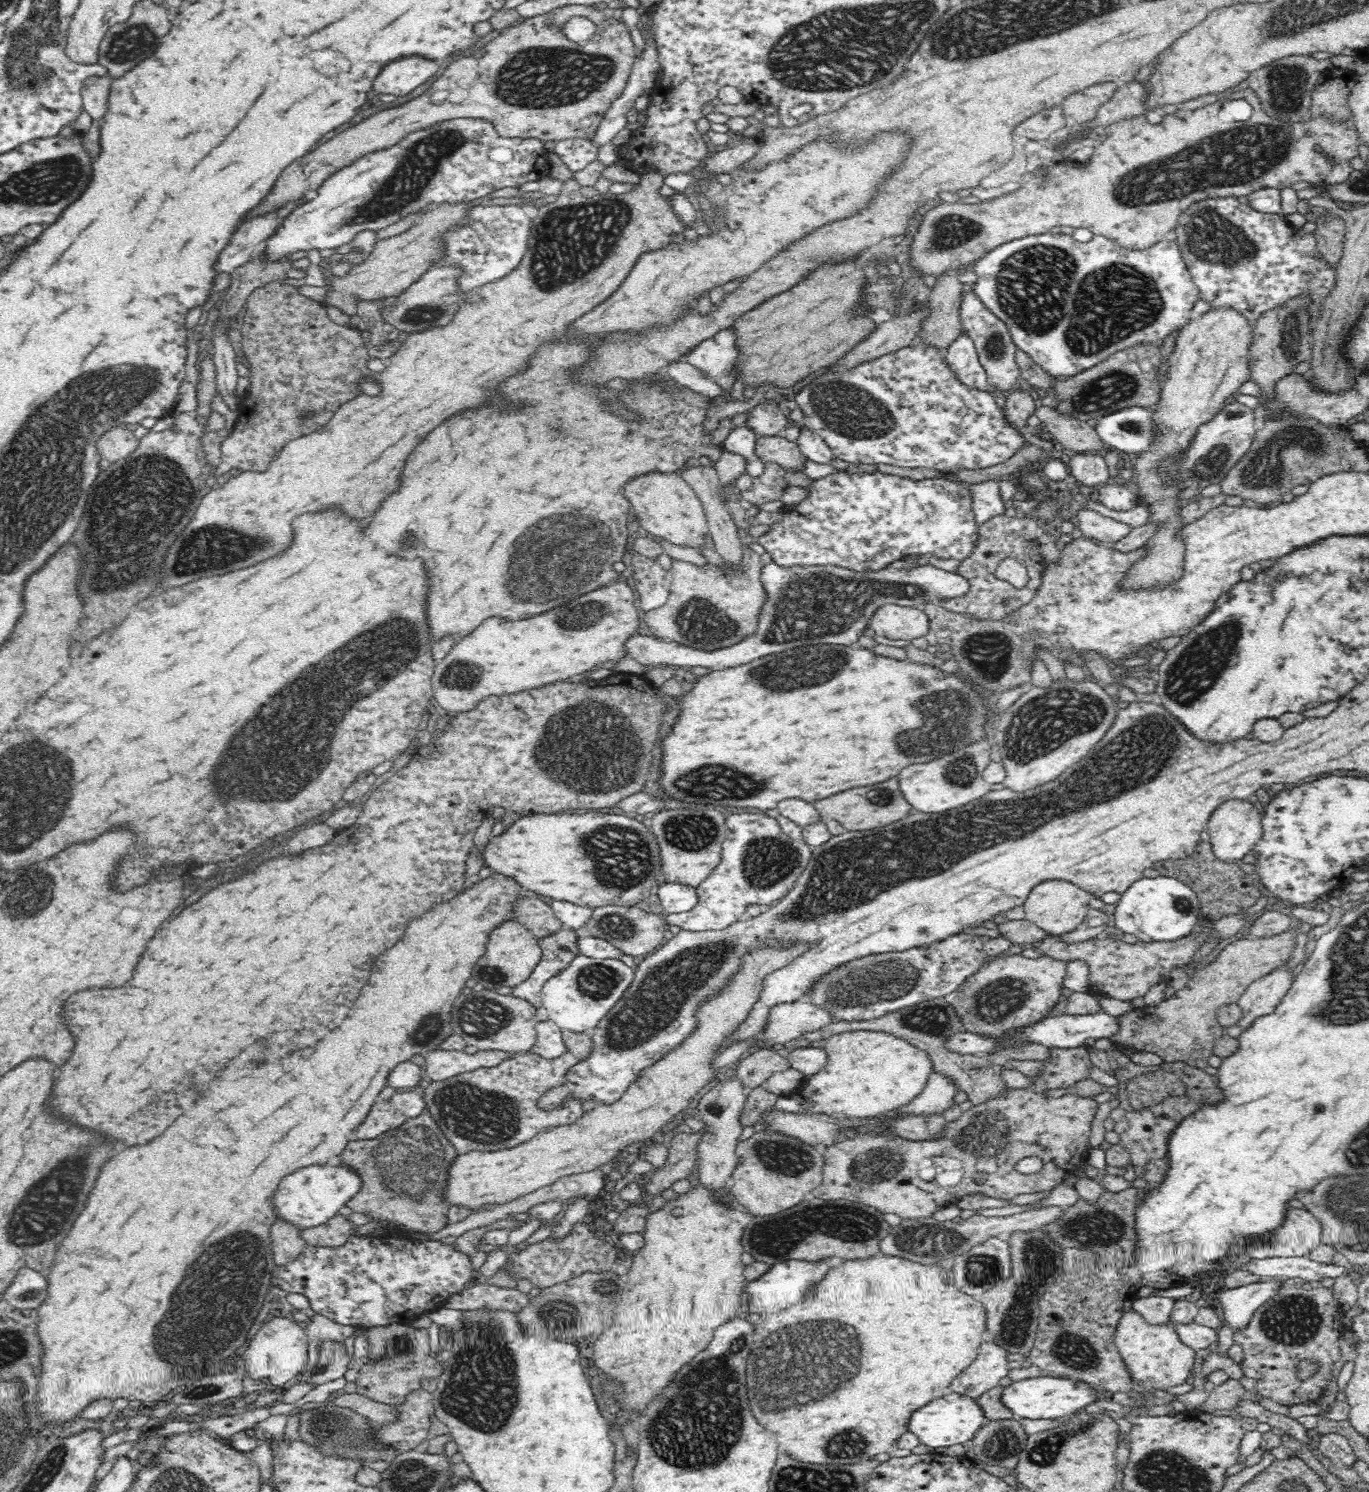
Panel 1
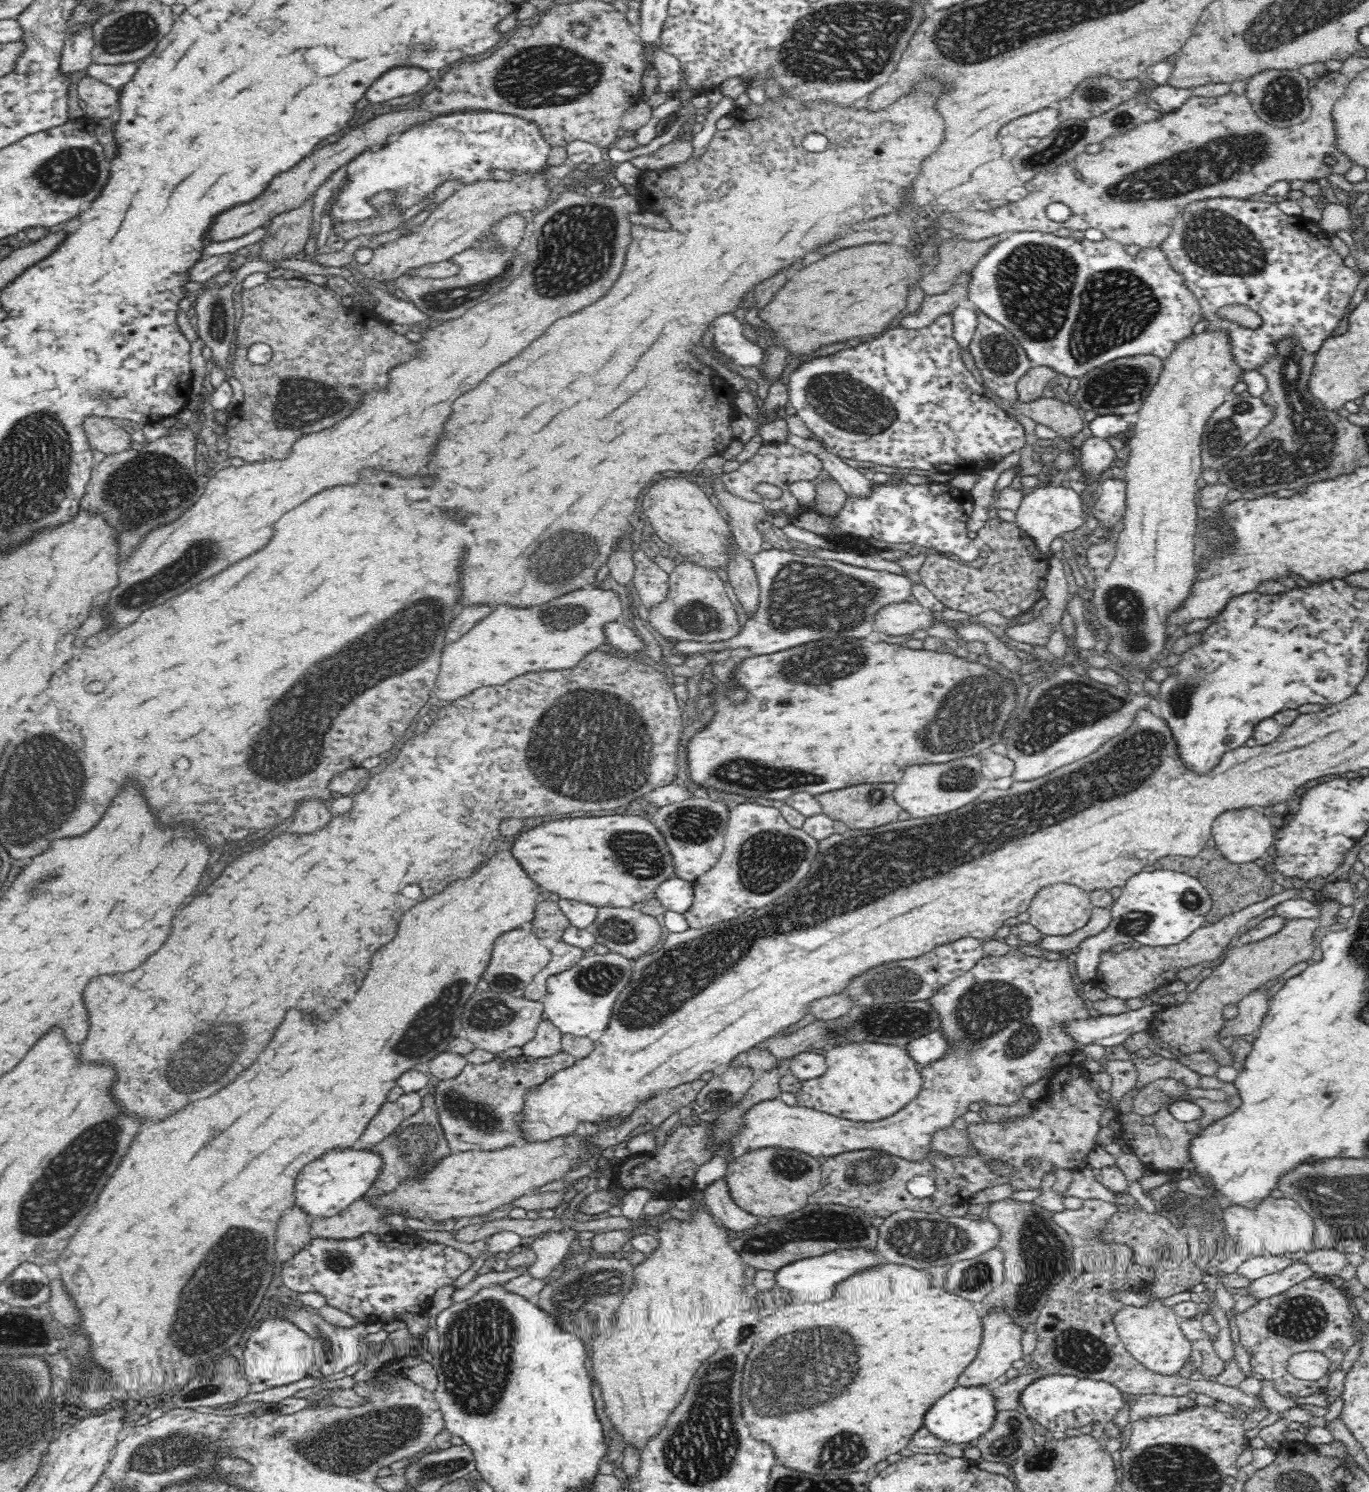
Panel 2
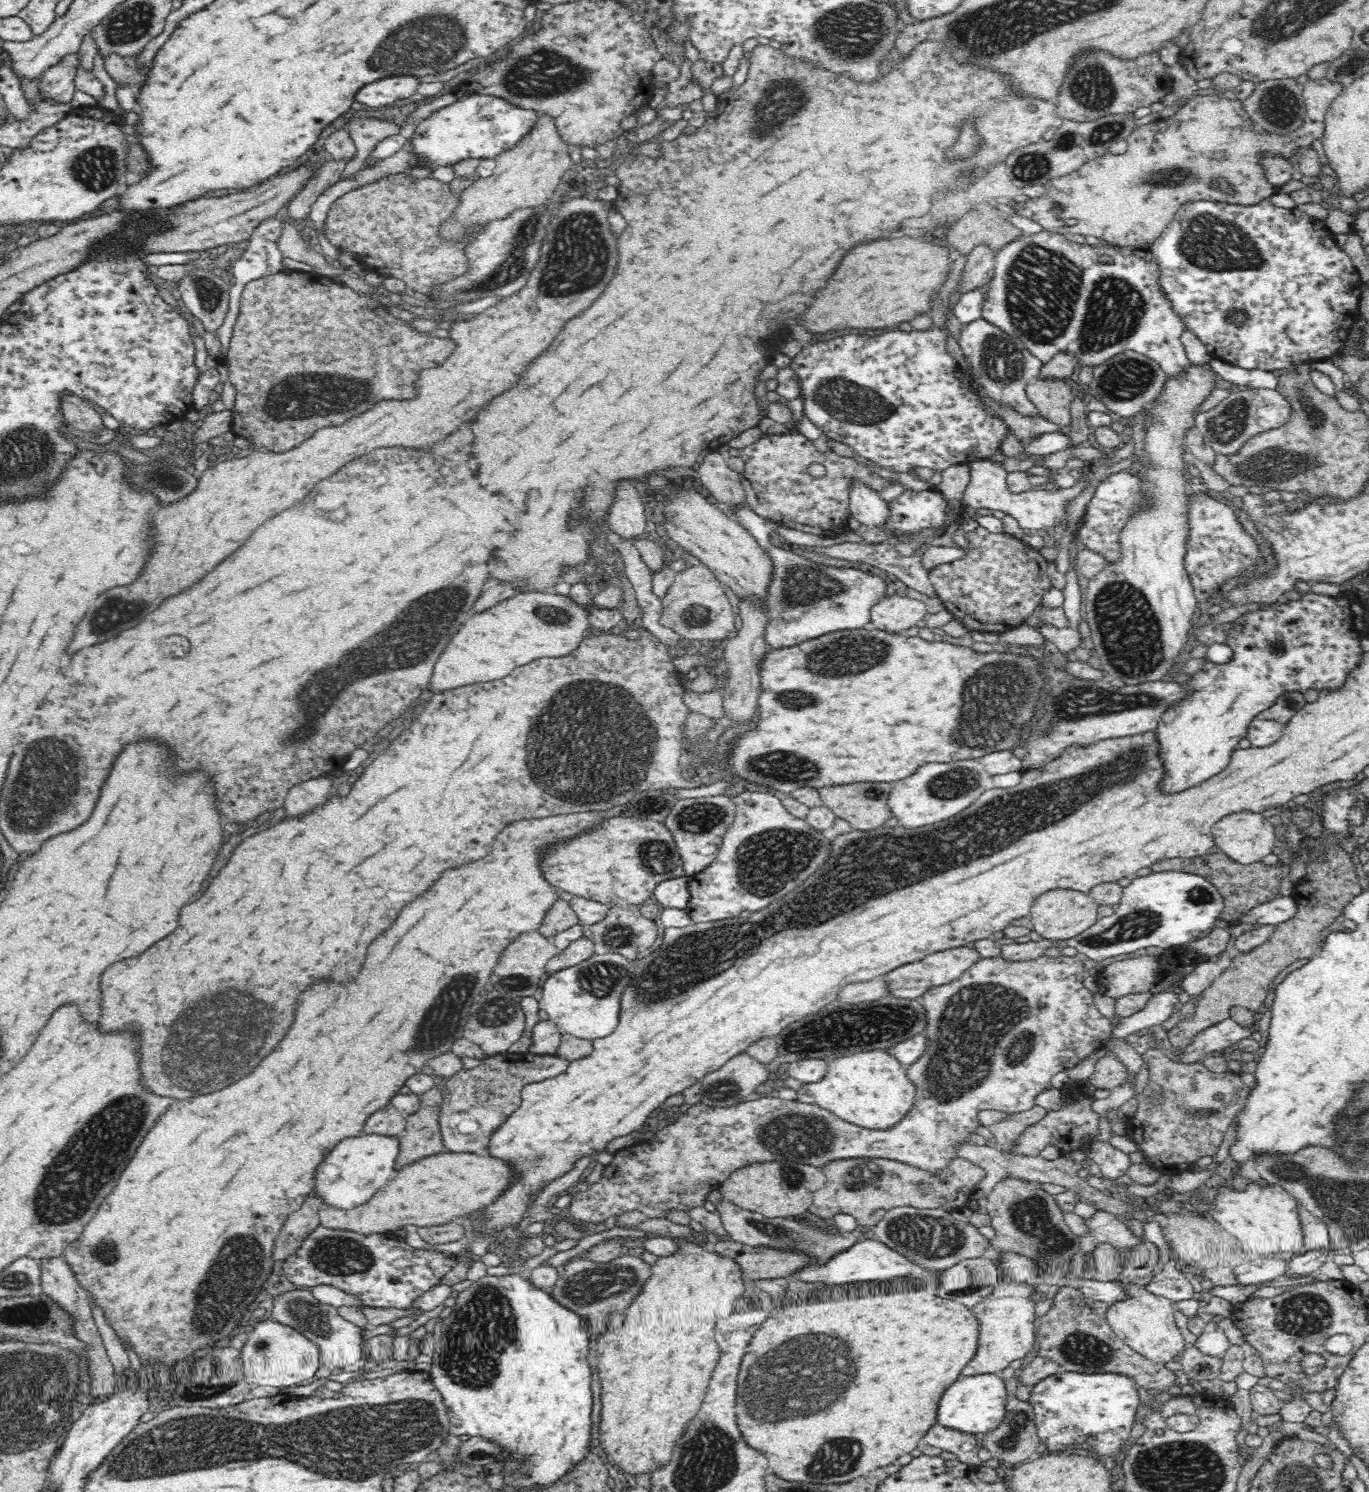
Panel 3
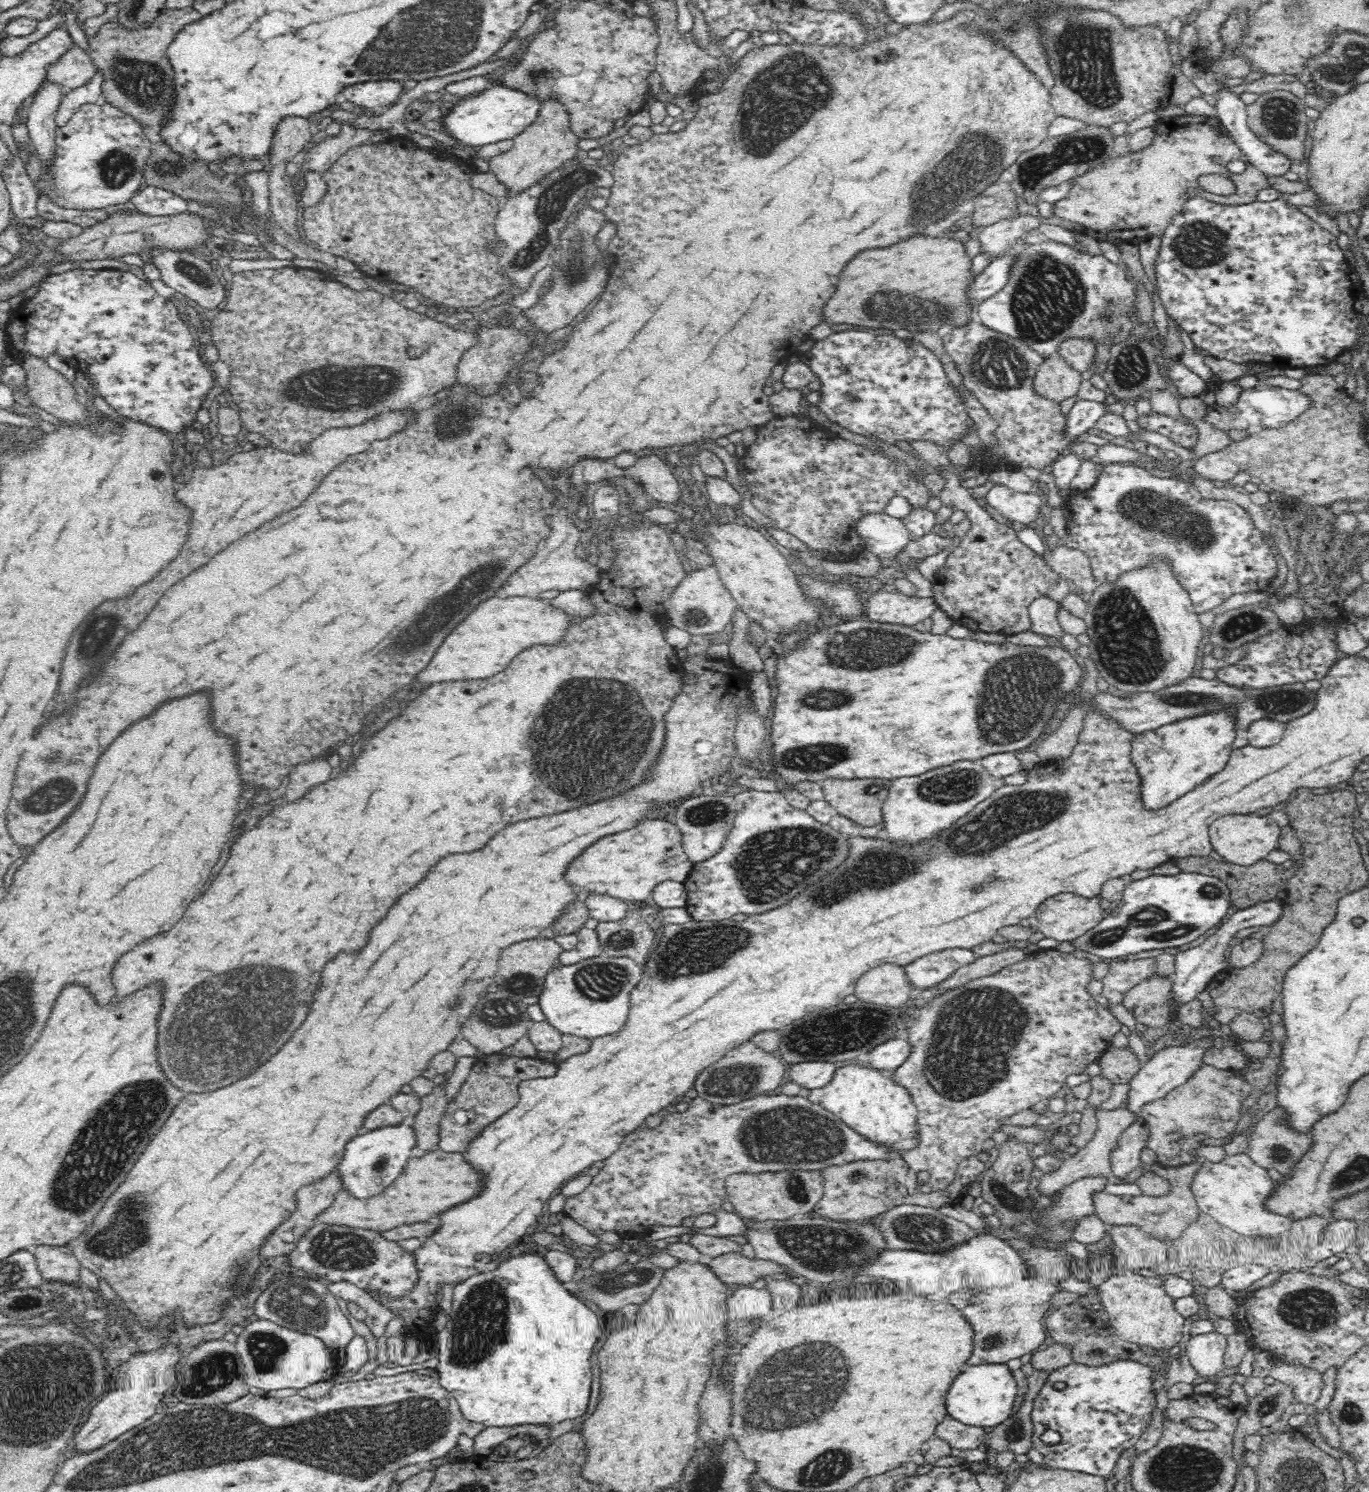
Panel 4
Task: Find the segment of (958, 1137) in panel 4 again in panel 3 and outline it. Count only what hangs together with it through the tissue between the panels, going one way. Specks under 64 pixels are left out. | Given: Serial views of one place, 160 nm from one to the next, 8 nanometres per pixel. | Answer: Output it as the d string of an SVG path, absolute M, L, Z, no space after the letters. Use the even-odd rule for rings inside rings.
M1059 955L1058 957L1039 956L1034 960L1020 961L1020 962L1006 962L1000 960L999 957L981 958L973 967L962 973L956 980L928 989L923 997L923 1004L921 1004L925 1011L926 1024L924 1028L924 1037L926 1039L926 1048L923 1053L908 1066L904 1067L906 1078L915 1086L916 1098L914 1106L909 1114L906 1114L902 1122L896 1124L890 1130L867 1130L860 1128L846 1122L846 1120L838 1118L834 1113L826 1110L818 1105L803 1103L798 1100L786 1100L780 1097L760 1097L756 1100L748 1100L747 1102L740 1102L729 1107L716 1108L709 1107L708 1105L699 1102L688 1107L686 1114L680 1115L677 1120L672 1124L660 1128L653 1132L654 1138L652 1140L645 1140L635 1142L633 1145L613 1154L610 1164L605 1166L605 1169L600 1176L600 1180L592 1183L586 1189L586 1192L578 1190L572 1196L572 1202L567 1207L567 1211L574 1218L576 1222L584 1224L590 1229L604 1228L604 1222L608 1218L623 1216L631 1211L638 1211L644 1215L645 1218L662 1218L666 1210L680 1210L680 1212L690 1213L694 1208L703 1208L704 1204L708 1202L710 1192L715 1188L718 1189L722 1182L725 1182L732 1173L740 1171L742 1168L750 1167L754 1164L763 1164L766 1162L786 1161L790 1158L797 1159L801 1164L809 1165L812 1167L824 1168L829 1162L832 1161L846 1161L849 1159L887 1159L896 1160L897 1162L908 1164L926 1172L930 1172L930 1176L940 1176L942 1178L944 1170L948 1170L948 1164L959 1158L959 1149L965 1145L972 1145L972 1136L976 1136L978 1128L980 1128L980 1119L978 1114L982 1110L997 1110L1014 1115L1018 1112L1024 1112L1036 1106L1036 1096L1042 1094L1044 1090L1056 1084L1057 1077L1060 1073L1064 1073L1074 1066L1078 1066L1084 1058L1088 1058L1092 1052L1102 1050L1106 1046L1112 1032L1114 1032L1114 1024L1104 1017L1096 1007L1094 996L1092 992L1088 991L1082 985L1084 972L1084 962L1080 958L1072 956Z

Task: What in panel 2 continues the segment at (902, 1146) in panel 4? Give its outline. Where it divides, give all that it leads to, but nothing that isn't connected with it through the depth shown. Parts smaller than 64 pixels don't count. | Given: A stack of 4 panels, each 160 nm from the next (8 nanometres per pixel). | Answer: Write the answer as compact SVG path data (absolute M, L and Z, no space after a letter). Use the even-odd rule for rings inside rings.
M854 1042L844 1046L834 1046L825 1054L827 1070L818 1078L801 1081L801 1088L795 1092L797 1104L825 1112L838 1118L852 1120L858 1123L878 1122L896 1115L904 1109L910 1101L917 1102L922 1088L917 1062L910 1058L904 1047L891 1044L876 1044L868 1042Z

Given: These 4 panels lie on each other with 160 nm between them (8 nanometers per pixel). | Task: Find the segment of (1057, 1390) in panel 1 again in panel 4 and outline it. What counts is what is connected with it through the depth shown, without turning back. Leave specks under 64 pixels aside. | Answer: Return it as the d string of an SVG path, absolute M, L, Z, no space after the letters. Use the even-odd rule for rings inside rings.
M1122 1357L1121 1359L1116 1359L1110 1361L1106 1364L1101 1365L1086 1365L1080 1363L1072 1363L1066 1366L1061 1366L1060 1368L1055 1368L1050 1371L1046 1382L1042 1385L1042 1388L1037 1392L1037 1395L1032 1399L1032 1410L1030 1413L1030 1420L1033 1424L1033 1434L1031 1438L1032 1448L1038 1450L1043 1456L1043 1466L1049 1468L1058 1468L1059 1470L1066 1470L1072 1472L1082 1472L1084 1474L1090 1474L1092 1476L1113 1476L1114 1468L1120 1460L1120 1456L1132 1448L1138 1440L1140 1440L1142 1435L1146 1435L1147 1431L1156 1424L1159 1424L1159 1410L1156 1407L1156 1392L1154 1392L1154 1386L1152 1386L1152 1376L1154 1376L1154 1363L1142 1363L1134 1359L1134 1357ZM1057 1382L1062 1382L1065 1387L1062 1389L1056 1389L1055 1384ZM1047 1430L1056 1431L1061 1435L1060 1441L1055 1444L1047 1444L1040 1440L1040 1436Z

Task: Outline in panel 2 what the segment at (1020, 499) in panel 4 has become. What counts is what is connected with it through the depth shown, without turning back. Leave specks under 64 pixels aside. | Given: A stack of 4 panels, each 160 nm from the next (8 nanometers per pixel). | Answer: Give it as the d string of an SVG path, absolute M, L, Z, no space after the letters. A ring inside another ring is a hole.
M1069 484L1064 486L1035 487L1023 495L1023 500L1015 510L1015 523L1035 543L1035 547L1048 556L1054 556L1050 551L1050 543L1065 532L1076 530L1085 523L1082 499Z

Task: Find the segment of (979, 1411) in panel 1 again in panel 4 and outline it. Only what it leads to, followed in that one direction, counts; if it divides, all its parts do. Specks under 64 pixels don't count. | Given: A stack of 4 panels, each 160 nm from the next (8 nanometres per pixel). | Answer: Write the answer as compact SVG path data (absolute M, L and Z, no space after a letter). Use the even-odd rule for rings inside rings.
M982 1363L966 1366L954 1380L950 1396L946 1396L946 1408L950 1417L959 1420L961 1426L979 1426L987 1430L1002 1424L1013 1414L1018 1396L1018 1384L1006 1363Z

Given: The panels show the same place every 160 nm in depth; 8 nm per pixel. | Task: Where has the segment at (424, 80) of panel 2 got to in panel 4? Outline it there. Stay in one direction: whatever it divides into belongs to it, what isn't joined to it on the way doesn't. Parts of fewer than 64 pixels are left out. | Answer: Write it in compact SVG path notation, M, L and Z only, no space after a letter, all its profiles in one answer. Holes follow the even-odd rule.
M396 80L364 81L342 87L340 99L352 102L358 109L374 109L397 102L403 92L402 83Z

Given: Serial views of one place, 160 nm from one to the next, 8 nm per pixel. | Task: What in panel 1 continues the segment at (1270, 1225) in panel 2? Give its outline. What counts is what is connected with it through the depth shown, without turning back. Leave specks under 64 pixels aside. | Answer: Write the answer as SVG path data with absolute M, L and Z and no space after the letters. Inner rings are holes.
M1287 1207L1284 1222L1274 1227L1263 1239L1242 1238L1241 1247L1248 1258L1268 1258L1260 1254L1308 1256L1320 1242L1320 1227L1320 1222L1309 1211Z

